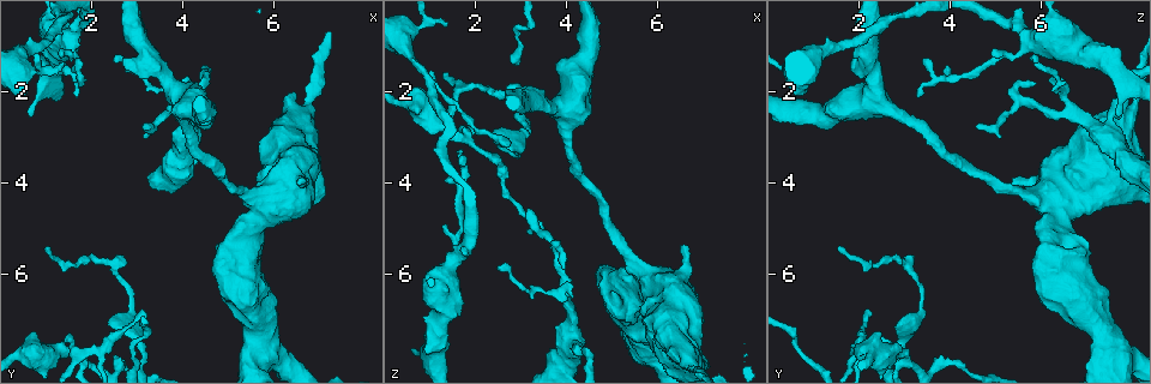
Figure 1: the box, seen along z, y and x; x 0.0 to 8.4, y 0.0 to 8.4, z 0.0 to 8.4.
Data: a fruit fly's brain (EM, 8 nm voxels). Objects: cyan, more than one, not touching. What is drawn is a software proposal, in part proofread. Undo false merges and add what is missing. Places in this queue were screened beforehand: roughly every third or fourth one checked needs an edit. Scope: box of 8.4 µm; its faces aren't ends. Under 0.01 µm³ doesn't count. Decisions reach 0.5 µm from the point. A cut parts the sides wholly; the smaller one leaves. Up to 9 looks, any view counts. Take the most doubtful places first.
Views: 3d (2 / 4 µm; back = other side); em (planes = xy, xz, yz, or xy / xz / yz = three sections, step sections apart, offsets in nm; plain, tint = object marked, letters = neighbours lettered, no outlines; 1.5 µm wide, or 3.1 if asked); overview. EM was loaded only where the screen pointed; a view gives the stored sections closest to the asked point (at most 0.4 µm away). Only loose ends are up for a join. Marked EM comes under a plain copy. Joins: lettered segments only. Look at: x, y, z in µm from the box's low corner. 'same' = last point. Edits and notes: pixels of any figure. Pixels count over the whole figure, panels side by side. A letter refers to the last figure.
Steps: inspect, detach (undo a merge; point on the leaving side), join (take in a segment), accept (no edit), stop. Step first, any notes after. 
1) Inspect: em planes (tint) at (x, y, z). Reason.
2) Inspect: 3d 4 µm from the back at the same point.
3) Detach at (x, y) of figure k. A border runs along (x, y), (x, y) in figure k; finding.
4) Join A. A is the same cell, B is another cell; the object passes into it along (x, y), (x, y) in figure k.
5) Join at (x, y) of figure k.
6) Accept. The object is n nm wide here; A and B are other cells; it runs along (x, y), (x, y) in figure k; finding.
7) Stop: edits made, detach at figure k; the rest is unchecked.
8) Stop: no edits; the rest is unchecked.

Inspect: em yz step 8 (tint) at (1.75, 1.30, 3.35). Tapers out.

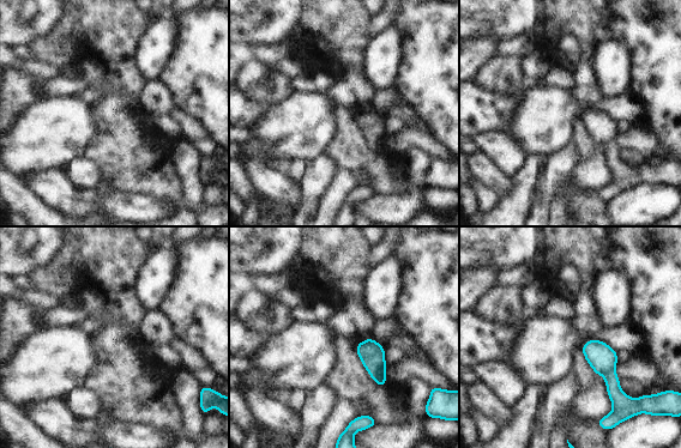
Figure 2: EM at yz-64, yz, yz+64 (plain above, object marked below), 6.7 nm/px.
Inspect: em planes (letters) at the same point.

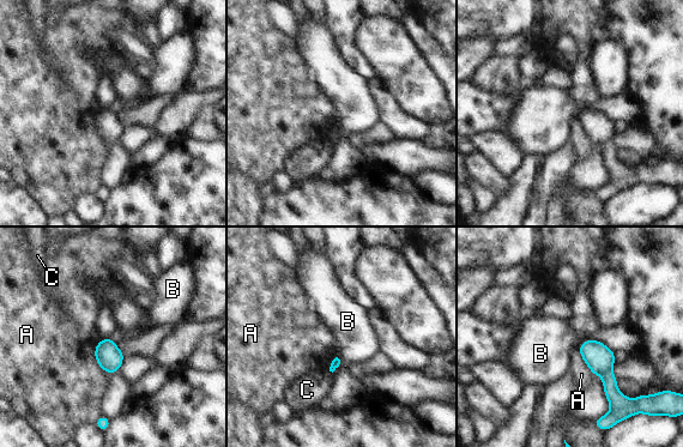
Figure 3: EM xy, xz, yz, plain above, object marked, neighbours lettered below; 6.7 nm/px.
Accept. A, B and C are other cells; a border runs along (588, 338), (578, 349) in figure 3; none of them fits.

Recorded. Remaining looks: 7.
Inspect: 3d 2 µm from the back at (1.10, 5.45, 1.55). Tapers out.

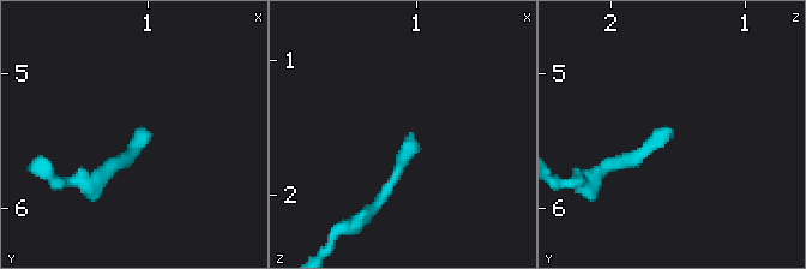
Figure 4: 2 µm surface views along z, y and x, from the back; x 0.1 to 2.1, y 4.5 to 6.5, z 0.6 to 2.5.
Inspect: em planes (letters) at (1.10, 5.40, 1.56).

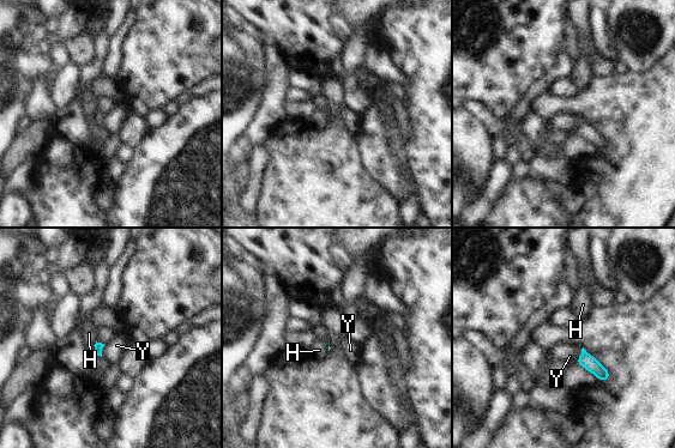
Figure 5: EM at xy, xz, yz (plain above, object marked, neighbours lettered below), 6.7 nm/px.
Accept. The longest contact is with Y, 120 nm; H and Y are other cells; a border runs along (583, 347), (576, 363) in figure 5; no lettered segment goes on from it.

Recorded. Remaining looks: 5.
Inspect: 3d 2 µm from the back at (5.15, 4.80, 5.90). Free end.

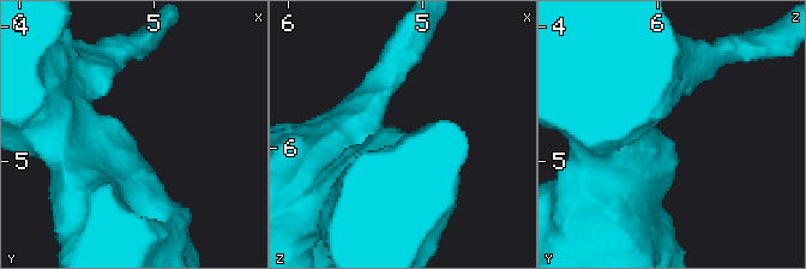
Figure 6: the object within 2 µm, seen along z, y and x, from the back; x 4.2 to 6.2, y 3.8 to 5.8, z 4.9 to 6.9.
Inspect: em planes (letters) at (5.20, 4.86, 5.88).

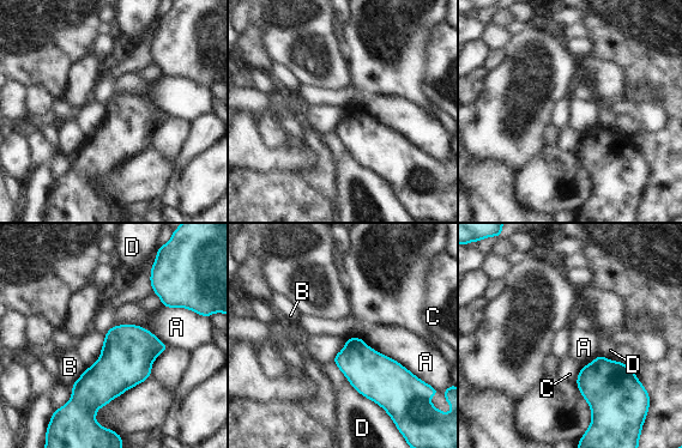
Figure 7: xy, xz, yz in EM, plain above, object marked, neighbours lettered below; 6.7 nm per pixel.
Accept. A, B, C and D are other cells; a border runs along (361, 338), (417, 376) in figure 7; no lettered segment goes on from it.

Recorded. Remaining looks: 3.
Inspect: em planes (letters) at (3.30, 1.30, 2.15). Arms part here.

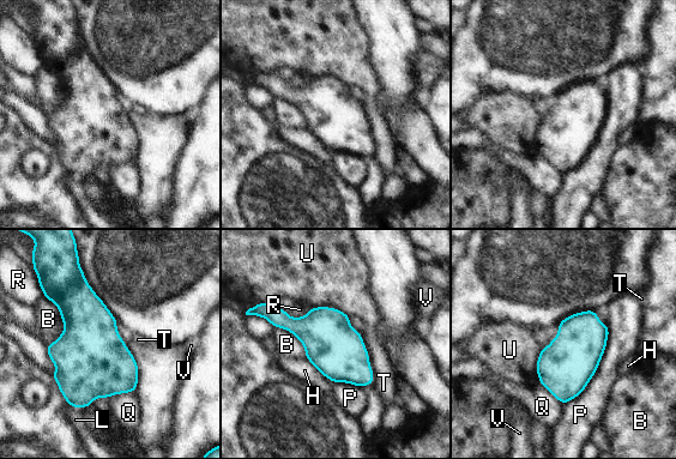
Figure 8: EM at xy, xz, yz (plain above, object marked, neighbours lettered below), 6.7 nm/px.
Accept. The longest contact is with P, 600 nm; B, H, L, P, Q, R, T, U and V are other cells; a border runs along (273, 326), (290, 331), (306, 357) in figure 8; continuous, no second cell.

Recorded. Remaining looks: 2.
Stop: no edits; the rest is unchecked.

